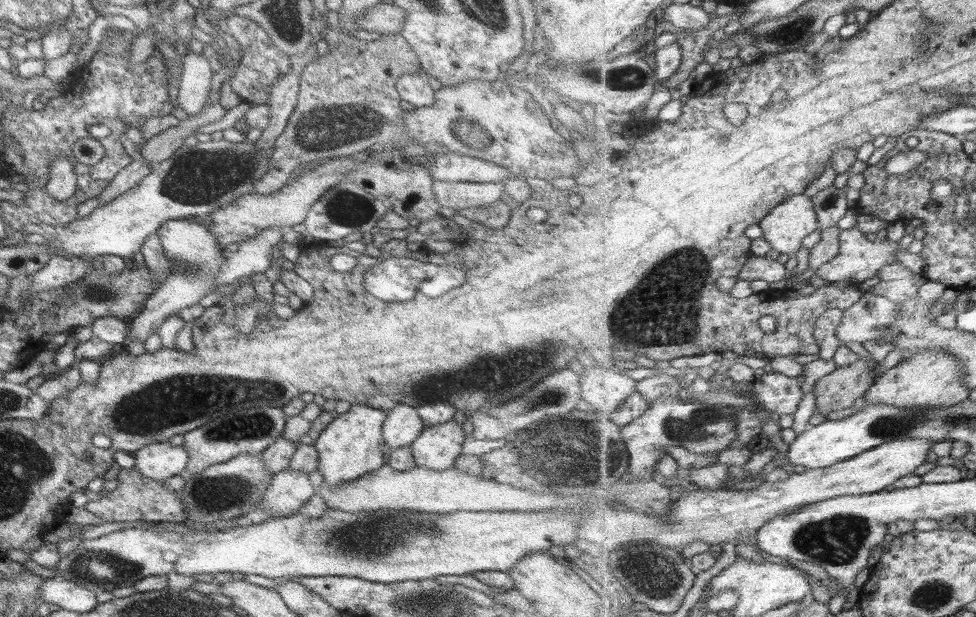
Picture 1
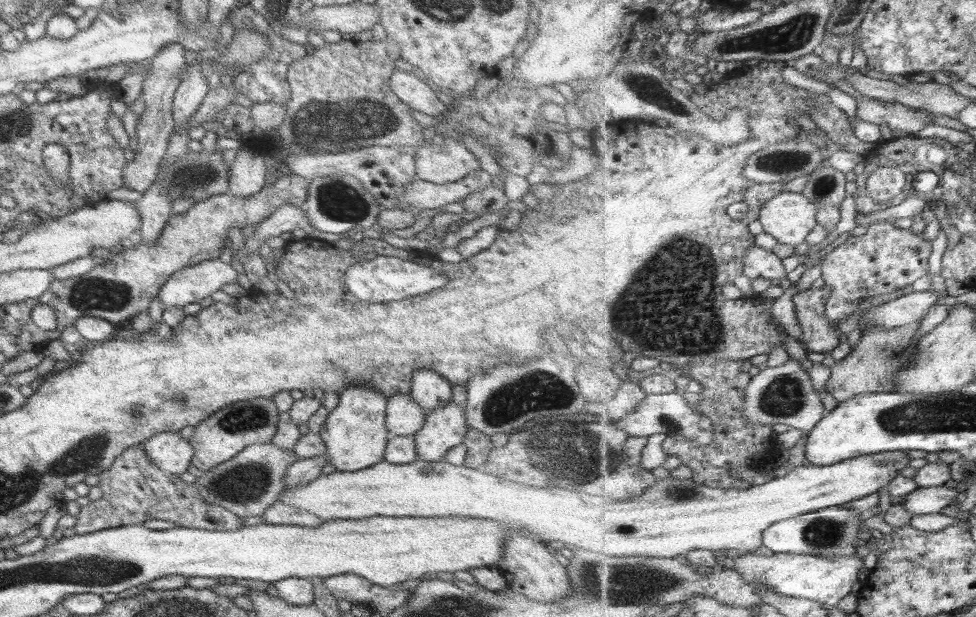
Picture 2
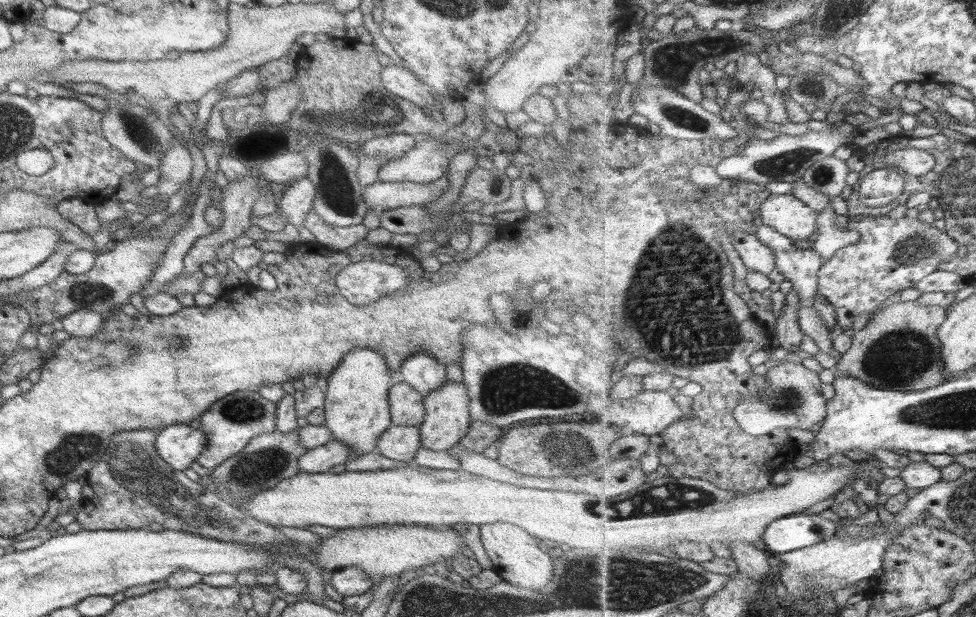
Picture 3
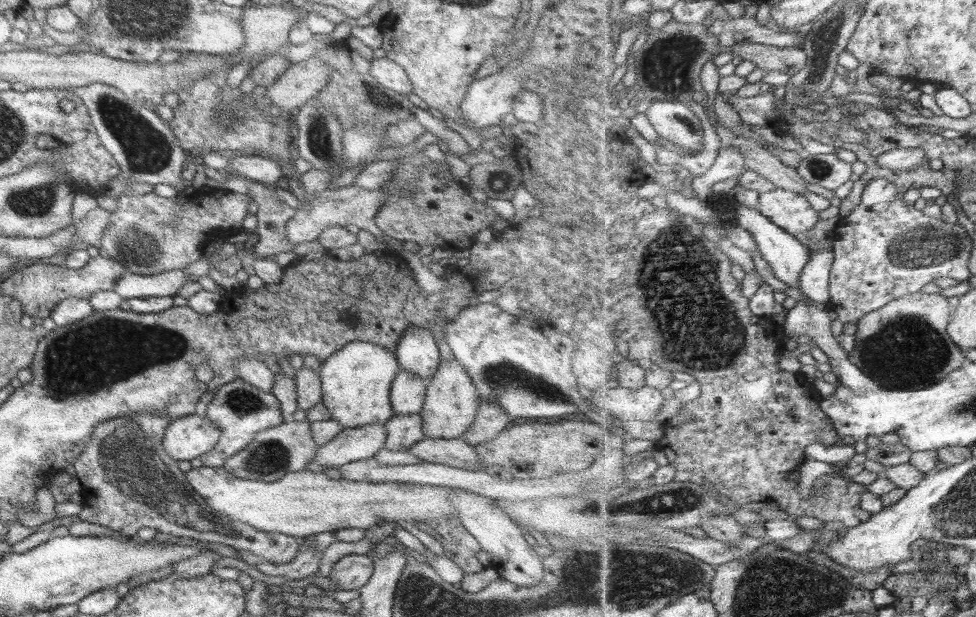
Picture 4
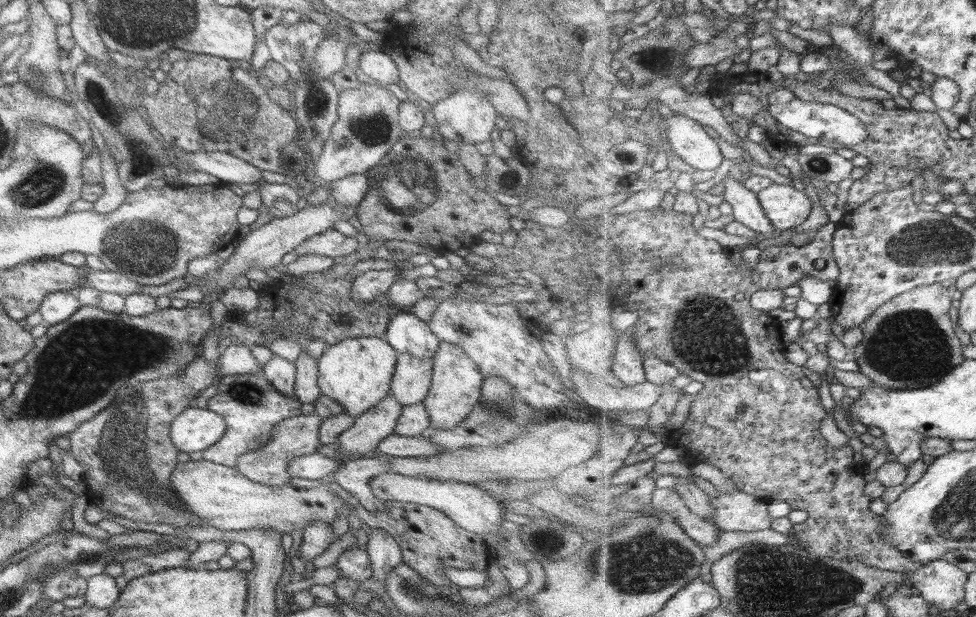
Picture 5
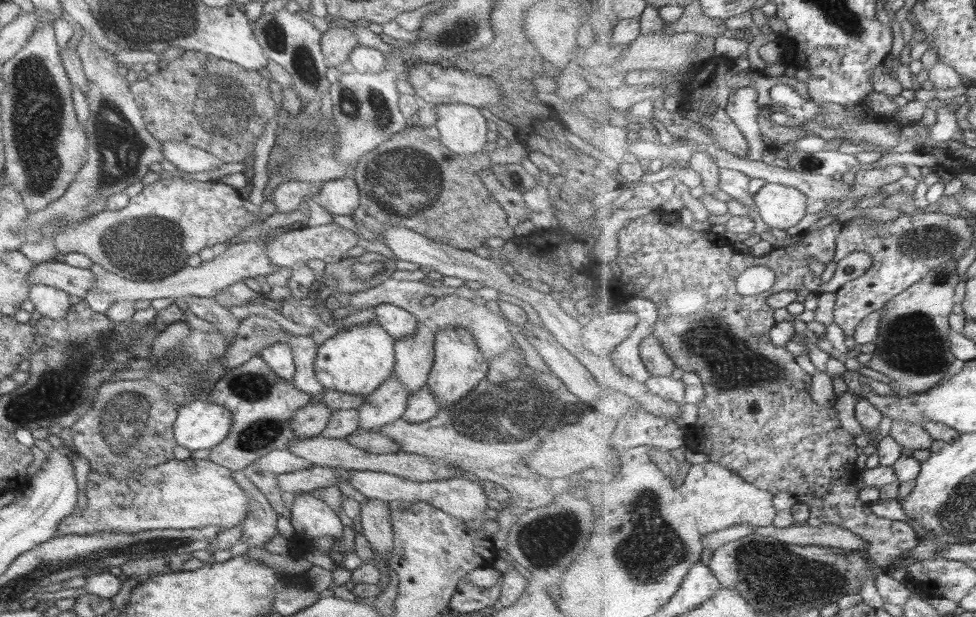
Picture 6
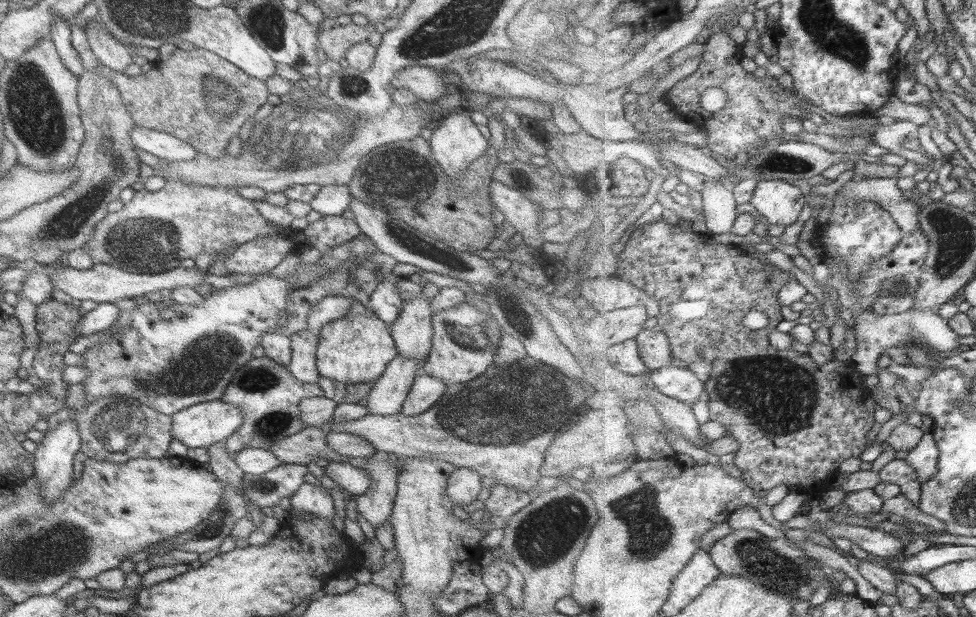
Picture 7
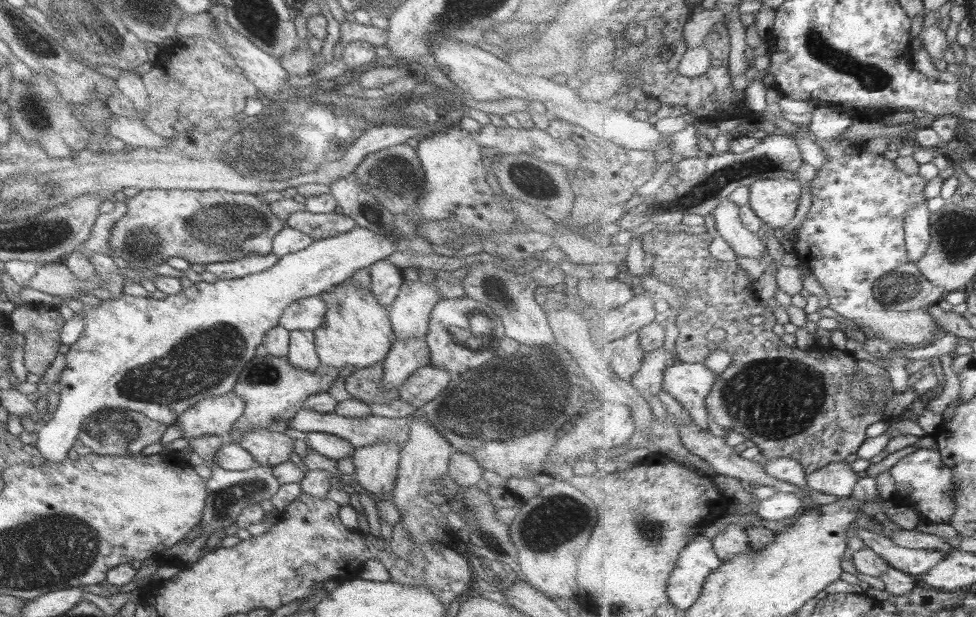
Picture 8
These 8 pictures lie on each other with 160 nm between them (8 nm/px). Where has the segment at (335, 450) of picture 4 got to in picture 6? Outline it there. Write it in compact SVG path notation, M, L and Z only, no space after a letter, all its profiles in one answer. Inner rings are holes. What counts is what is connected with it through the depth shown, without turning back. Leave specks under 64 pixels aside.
M391 374L375 391L363 397L363 402L356 409L358 428L377 433L383 426L395 422L405 410L408 396L403 386Z

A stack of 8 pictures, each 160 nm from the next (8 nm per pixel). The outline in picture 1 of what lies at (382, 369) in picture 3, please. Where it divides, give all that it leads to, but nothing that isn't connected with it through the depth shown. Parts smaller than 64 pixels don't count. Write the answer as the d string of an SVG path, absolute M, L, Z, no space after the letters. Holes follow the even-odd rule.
M353 404L345 413L337 415L317 436L312 446L317 453L317 466L322 482L327 486L341 486L377 470L385 459L381 425L386 411L364 404Z

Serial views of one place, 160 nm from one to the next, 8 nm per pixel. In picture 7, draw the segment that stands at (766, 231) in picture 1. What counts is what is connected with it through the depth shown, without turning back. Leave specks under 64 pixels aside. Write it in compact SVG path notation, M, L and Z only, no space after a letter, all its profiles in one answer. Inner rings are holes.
M764 178L758 181L750 204L770 224L788 227L799 220L805 208L805 192L789 181Z

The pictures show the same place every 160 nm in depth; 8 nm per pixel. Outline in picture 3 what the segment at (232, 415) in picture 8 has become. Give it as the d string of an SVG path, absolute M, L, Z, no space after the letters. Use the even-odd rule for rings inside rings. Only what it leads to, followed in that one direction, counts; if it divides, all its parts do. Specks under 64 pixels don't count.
M171 424L155 434L155 452L171 470L183 471L205 450L205 437L189 425Z

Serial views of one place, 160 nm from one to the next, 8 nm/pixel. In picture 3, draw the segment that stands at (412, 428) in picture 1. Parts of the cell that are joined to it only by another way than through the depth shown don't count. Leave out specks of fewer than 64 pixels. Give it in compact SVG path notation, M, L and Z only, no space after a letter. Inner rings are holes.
M405 383L391 384L387 393L390 424L419 426L424 417L422 395Z

